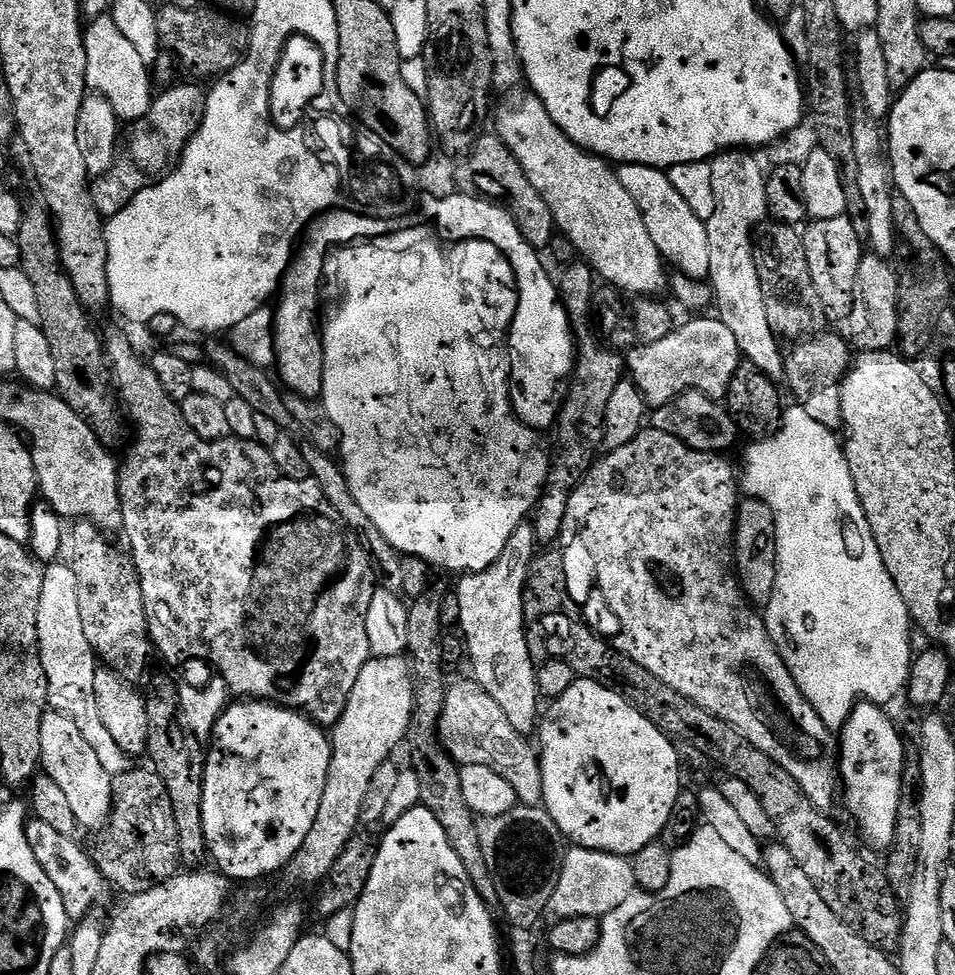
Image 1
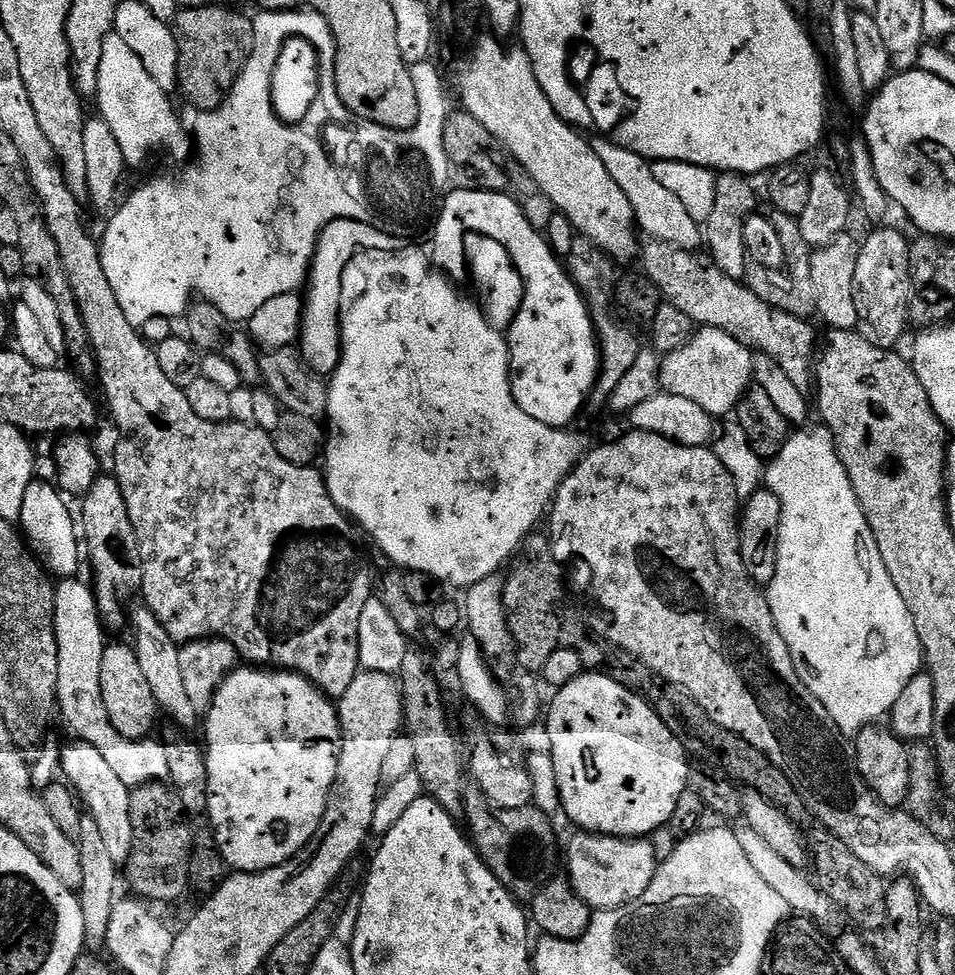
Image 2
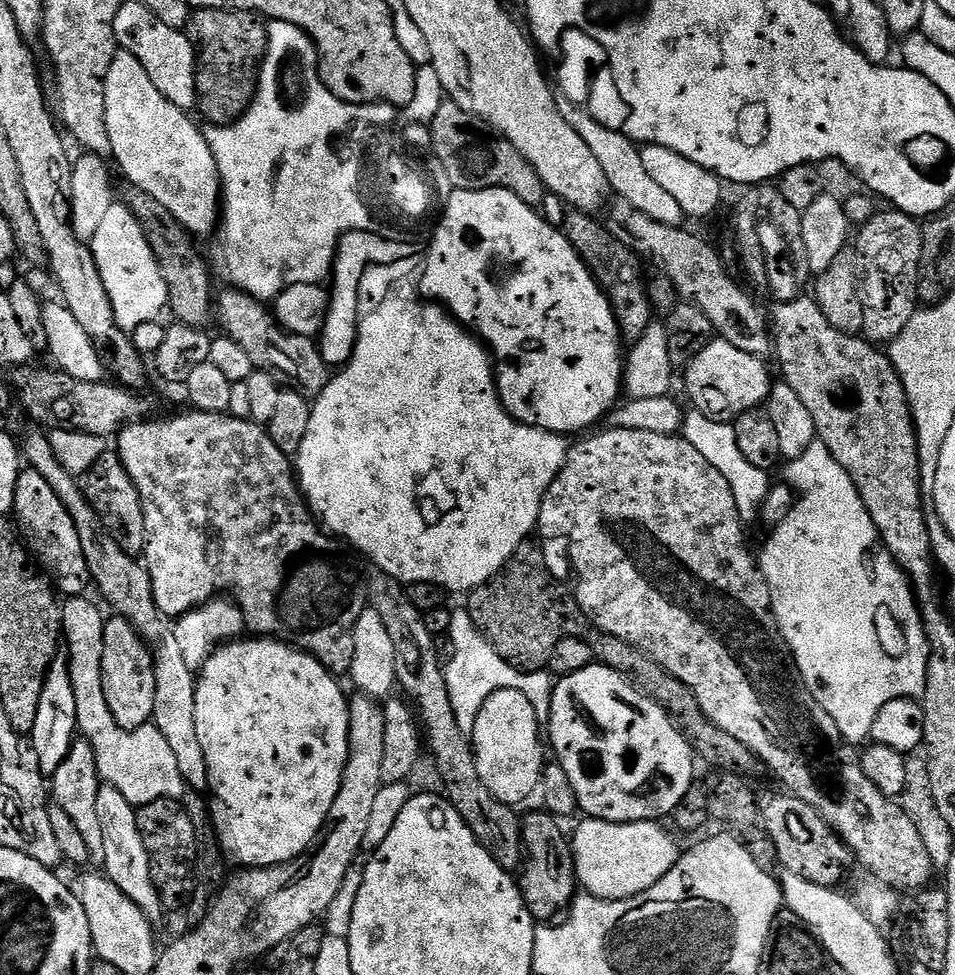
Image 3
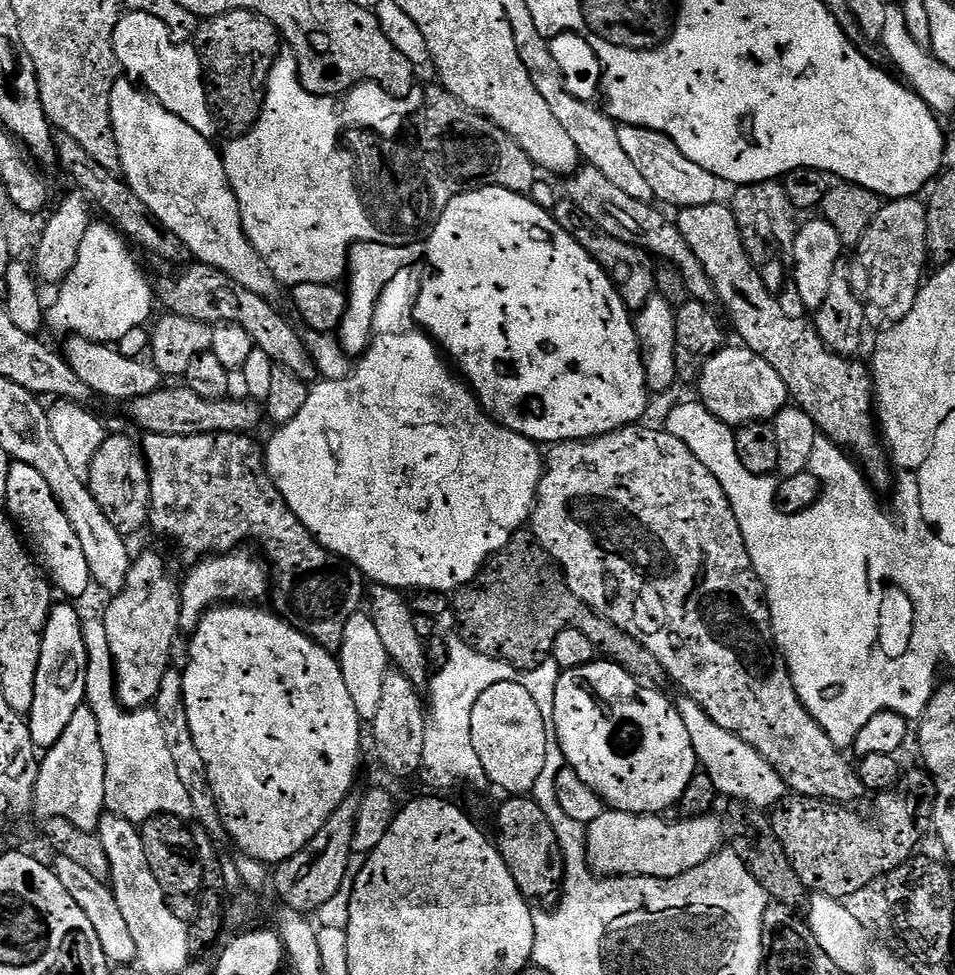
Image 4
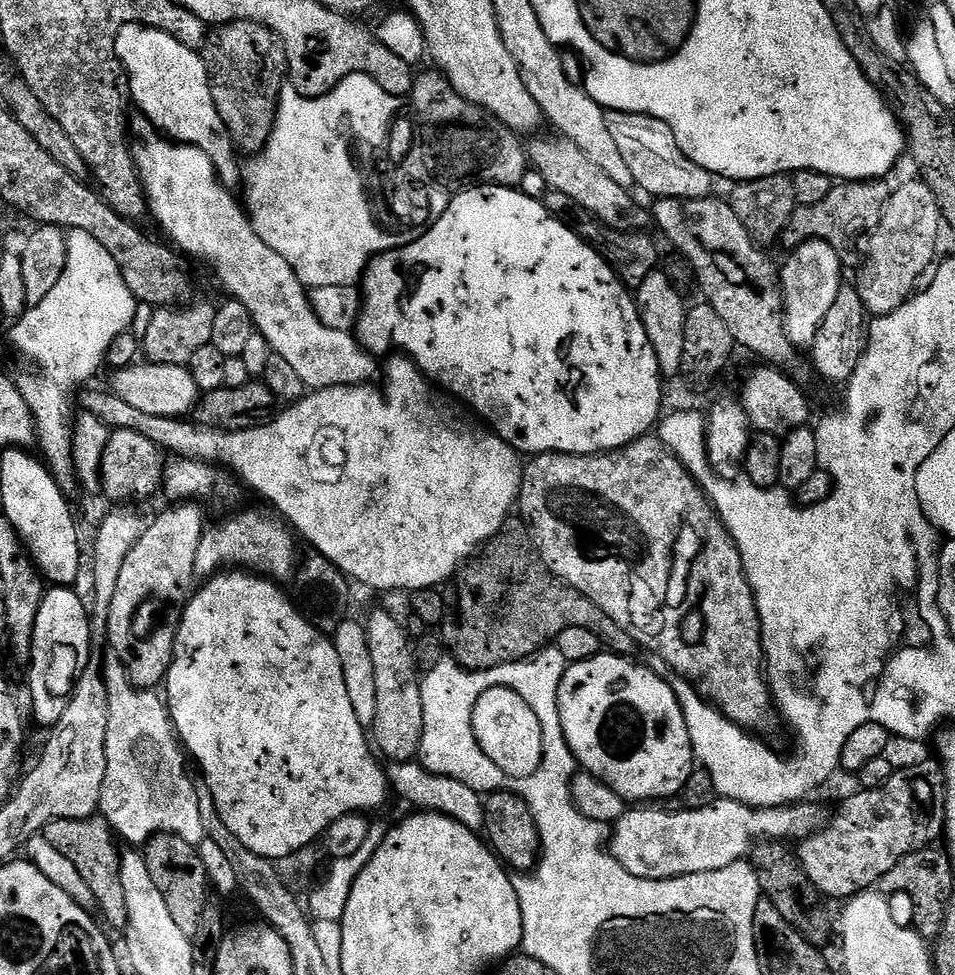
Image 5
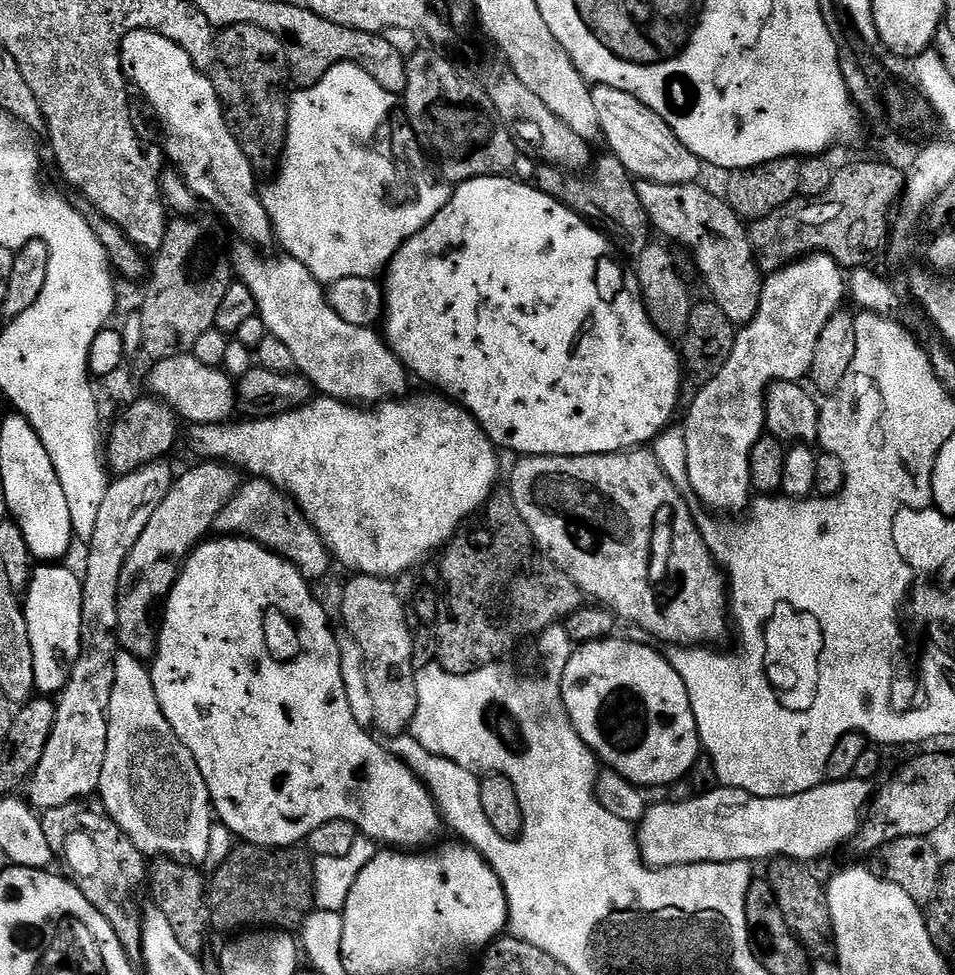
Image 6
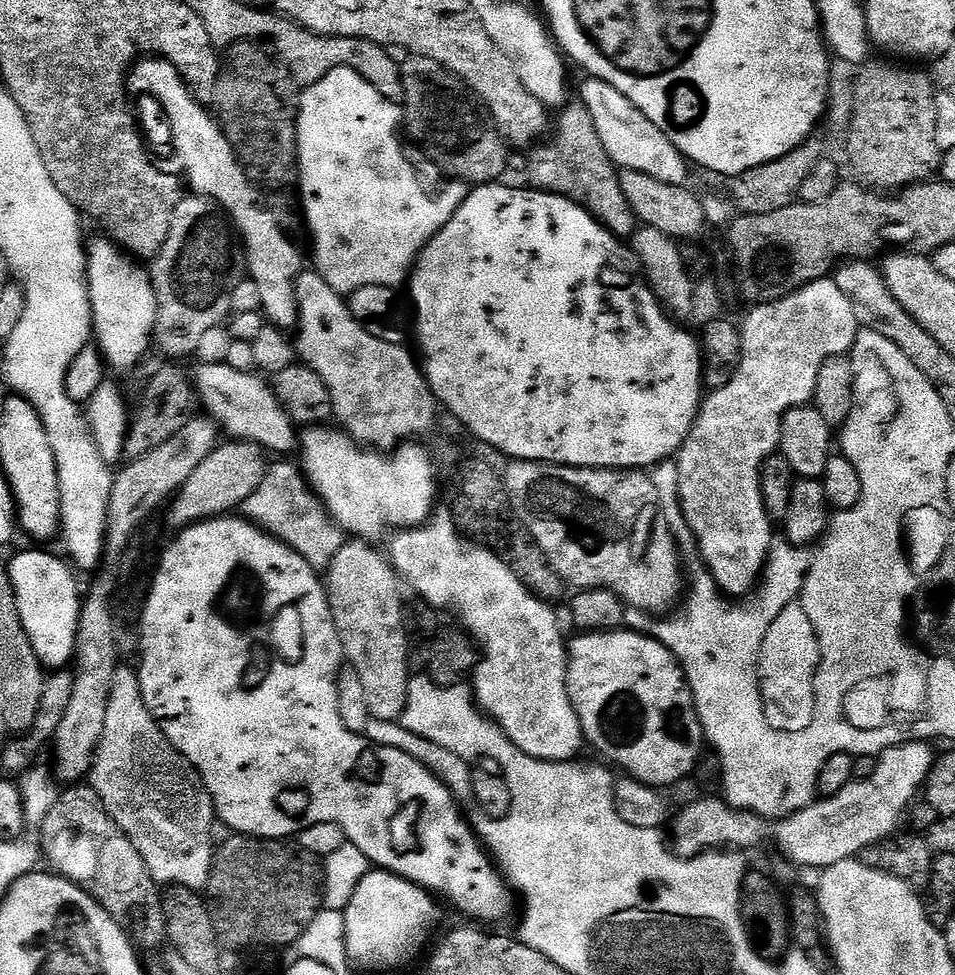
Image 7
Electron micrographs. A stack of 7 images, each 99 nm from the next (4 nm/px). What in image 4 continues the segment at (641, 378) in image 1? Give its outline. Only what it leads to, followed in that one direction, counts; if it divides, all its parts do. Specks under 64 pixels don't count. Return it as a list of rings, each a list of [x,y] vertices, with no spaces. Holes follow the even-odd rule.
[[[725,346],[715,352],[702,370],[699,388],[698,400],[704,404],[706,410],[731,426],[753,424],[759,420],[772,422],[790,404],[788,387],[786,382],[782,382],[778,370],[774,370],[770,362],[743,346]]]

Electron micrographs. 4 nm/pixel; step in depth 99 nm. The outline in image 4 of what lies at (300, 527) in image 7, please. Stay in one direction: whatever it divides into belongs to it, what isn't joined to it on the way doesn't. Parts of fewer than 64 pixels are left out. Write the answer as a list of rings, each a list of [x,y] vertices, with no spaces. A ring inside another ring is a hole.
[[[241,546],[235,552],[221,552],[195,561],[188,572],[188,581],[183,581],[180,589],[180,627],[185,633],[196,631],[205,612],[217,606],[231,604],[255,605],[269,595],[270,572],[265,561],[255,551],[247,552]]]

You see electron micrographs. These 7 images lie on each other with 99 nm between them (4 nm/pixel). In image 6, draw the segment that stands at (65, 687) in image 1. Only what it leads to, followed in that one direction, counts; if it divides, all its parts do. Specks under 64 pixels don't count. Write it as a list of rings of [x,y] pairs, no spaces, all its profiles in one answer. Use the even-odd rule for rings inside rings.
[[[126,651],[116,653],[114,670],[114,690],[108,711],[108,741],[106,742],[106,762],[102,762],[102,778],[98,797],[104,805],[103,811],[124,832],[130,842],[145,858],[167,858],[181,866],[200,866],[212,848],[212,824],[214,809],[210,790],[184,743],[176,737],[170,722],[158,706],[154,694],[152,673],[143,661]]]

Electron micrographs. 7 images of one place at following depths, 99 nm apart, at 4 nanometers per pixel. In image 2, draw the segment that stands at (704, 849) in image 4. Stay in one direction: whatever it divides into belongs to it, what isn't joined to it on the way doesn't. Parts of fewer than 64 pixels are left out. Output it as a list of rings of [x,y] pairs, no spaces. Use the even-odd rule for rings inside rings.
[[[580,832],[568,844],[566,879],[576,896],[593,910],[621,908],[646,894],[656,877],[658,861],[649,841],[644,838],[597,836]]]

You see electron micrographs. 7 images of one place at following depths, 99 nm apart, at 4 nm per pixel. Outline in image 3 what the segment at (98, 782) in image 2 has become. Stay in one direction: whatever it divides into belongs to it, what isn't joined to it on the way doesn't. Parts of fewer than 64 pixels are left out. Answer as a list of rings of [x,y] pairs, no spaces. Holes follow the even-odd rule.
[[[101,783],[98,790],[98,819],[102,821],[102,846],[104,847],[103,871],[109,880],[126,894],[130,902],[137,904],[145,916],[155,918],[162,912],[160,895],[152,881],[152,859],[148,856],[138,830],[136,808],[110,784]]]

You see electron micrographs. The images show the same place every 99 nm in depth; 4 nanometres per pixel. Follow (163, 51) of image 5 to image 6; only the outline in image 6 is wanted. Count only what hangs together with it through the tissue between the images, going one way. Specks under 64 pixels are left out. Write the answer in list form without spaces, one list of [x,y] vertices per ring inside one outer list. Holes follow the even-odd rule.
[[[154,31],[130,32],[123,37],[120,45],[120,66],[131,87],[133,89],[136,87],[148,99],[149,106],[156,111],[157,118],[164,123],[169,136],[168,156],[174,163],[180,164],[179,175],[197,201],[204,203],[205,200],[244,239],[241,241],[245,245],[264,250],[268,243],[273,243],[272,219],[270,214],[266,214],[266,206],[258,188],[256,192],[258,173],[246,158],[246,154],[242,154],[242,146],[238,146],[226,122],[224,107],[216,97],[211,79],[203,71],[195,68],[178,45]]]

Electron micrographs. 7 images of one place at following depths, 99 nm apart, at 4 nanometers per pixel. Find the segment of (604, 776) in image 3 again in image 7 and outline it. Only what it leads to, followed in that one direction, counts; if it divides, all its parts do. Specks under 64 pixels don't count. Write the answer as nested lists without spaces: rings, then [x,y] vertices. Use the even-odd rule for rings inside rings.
[[[617,630],[615,632],[590,632],[577,635],[577,640],[567,645],[568,649],[568,697],[574,706],[574,710],[580,719],[580,725],[584,731],[585,741],[589,745],[593,744],[606,759],[609,765],[617,764],[621,768],[621,773],[627,774],[631,779],[641,780],[657,790],[664,790],[667,784],[676,784],[679,780],[684,780],[693,775],[696,771],[696,765],[702,755],[702,749],[705,747],[706,737],[704,728],[700,725],[700,719],[696,713],[696,703],[692,697],[692,688],[685,678],[684,672],[680,668],[680,663],[674,658],[674,654],[662,642],[656,641],[652,637],[643,636],[640,633],[627,630]]]

